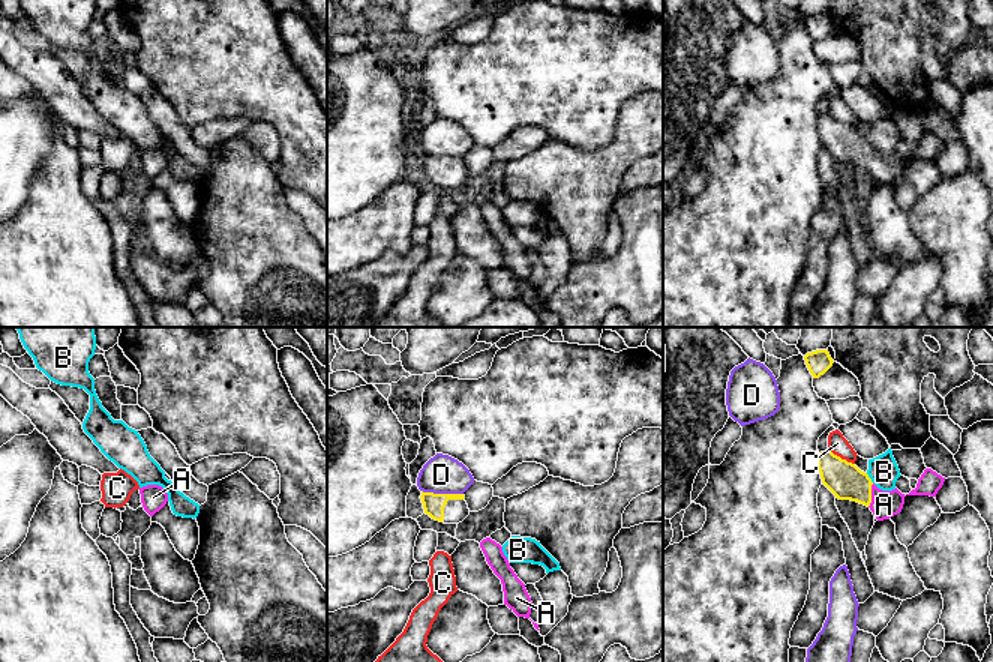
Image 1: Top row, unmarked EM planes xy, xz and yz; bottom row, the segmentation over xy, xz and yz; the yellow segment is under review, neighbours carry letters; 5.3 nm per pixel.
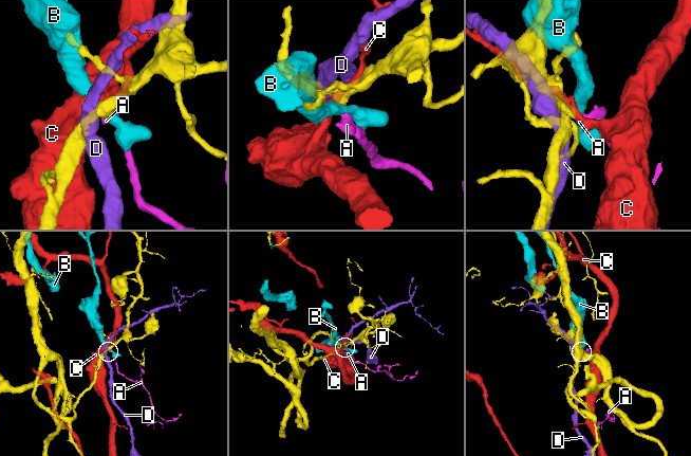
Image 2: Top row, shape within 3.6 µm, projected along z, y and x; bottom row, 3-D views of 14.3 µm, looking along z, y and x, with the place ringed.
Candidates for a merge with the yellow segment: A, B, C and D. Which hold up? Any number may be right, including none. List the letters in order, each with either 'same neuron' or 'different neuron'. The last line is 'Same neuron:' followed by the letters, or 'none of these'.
A: same neuron
B: different neuron
C: different neuron
D: different neuron
Same neuron: A

